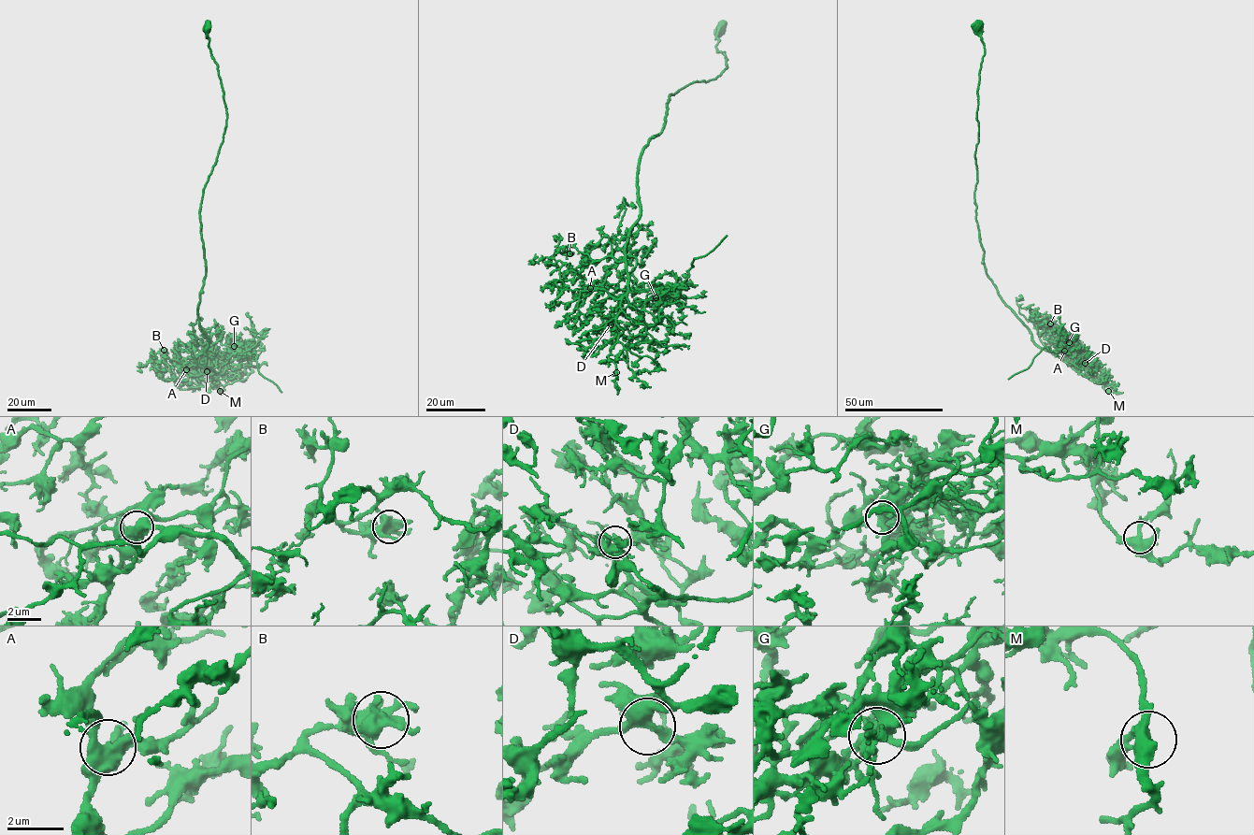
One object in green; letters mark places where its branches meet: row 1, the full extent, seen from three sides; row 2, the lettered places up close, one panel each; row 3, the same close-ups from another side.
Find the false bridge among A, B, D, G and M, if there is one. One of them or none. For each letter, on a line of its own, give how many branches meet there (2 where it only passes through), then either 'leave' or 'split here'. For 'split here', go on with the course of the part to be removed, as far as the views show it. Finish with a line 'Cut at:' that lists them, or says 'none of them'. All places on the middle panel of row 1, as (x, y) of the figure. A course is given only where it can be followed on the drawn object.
A: 5 | leave
B: 5 | leave
D: 5 | leave
G: 5 | split here | (655, 297), (664, 290), (682, 283), (689, 276), (694, 259), (707, 255), (727, 235)
M: 5 | leave
Cut at: G

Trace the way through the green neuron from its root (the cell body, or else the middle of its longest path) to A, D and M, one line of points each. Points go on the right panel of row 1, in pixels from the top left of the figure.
A: (977, 26), (984, 50), (977, 91), (974, 200), (984, 267), (1031, 340), (1066, 362), (1064, 351)
D: (977, 26), (984, 50), (977, 91), (974, 200), (985, 271), (1035, 344), (1076, 369), (1085, 363)
M: (977, 26), (984, 50), (977, 91), (974, 200), (985, 271), (1032, 342), (1083, 376), (1101, 381), (1108, 391)

